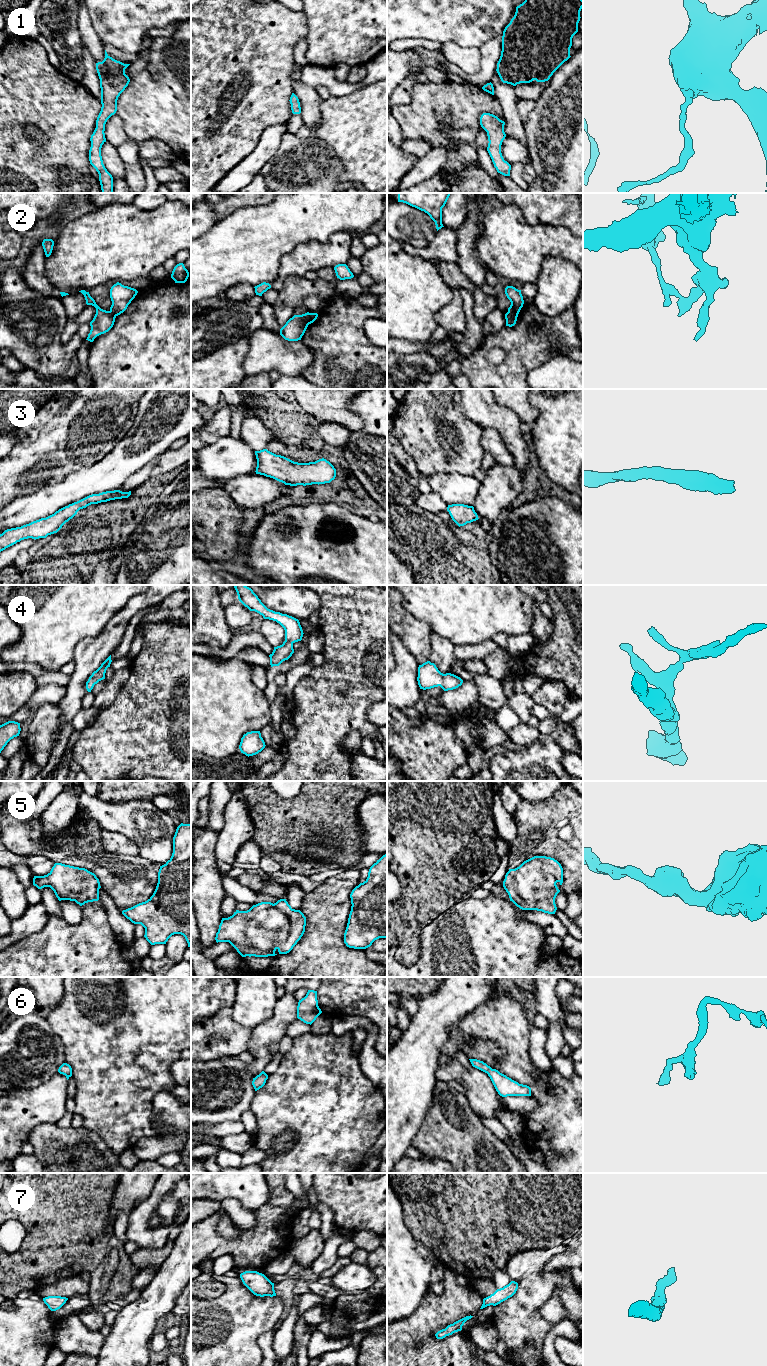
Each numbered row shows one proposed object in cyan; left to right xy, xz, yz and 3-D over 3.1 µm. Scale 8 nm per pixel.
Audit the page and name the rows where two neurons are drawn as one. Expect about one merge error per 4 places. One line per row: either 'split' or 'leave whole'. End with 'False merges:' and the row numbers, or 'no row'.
1: leave whole
2: split
3: leave whole
4: leave whole
5: leave whole
6: leave whole
7: leave whole
False merges: 2

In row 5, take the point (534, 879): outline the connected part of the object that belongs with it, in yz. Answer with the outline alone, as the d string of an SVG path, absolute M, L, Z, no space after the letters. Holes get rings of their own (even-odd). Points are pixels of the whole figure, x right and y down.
M534 856L519 867L509 869L503 887L522 910L537 910L555 914L555 898L560 892L556 883L563 883L563 868L551 857Z

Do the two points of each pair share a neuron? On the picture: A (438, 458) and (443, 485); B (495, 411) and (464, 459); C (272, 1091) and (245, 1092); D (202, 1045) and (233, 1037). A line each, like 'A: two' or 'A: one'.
A: two
B: two
C: two
D: one

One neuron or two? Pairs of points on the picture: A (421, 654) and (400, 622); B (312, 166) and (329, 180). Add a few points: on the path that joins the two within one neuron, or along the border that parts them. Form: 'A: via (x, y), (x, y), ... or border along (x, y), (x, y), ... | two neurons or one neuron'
A: via (420, 646), (417, 639), (408, 630) | one neuron
B: via (316, 170), (325, 179) | one neuron

